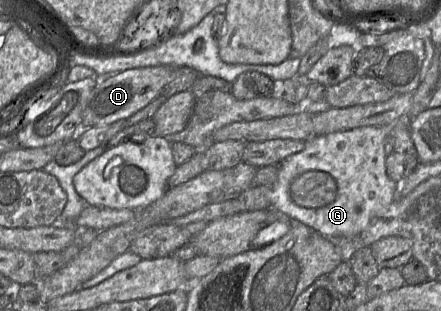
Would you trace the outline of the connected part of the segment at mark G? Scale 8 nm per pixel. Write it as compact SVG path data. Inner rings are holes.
M365 126L316 135L306 140L305 148L278 164L278 179L271 195L271 209L316 230L327 238L353 238L366 230L374 217L396 199L398 183L386 171L384 140L389 127Z

